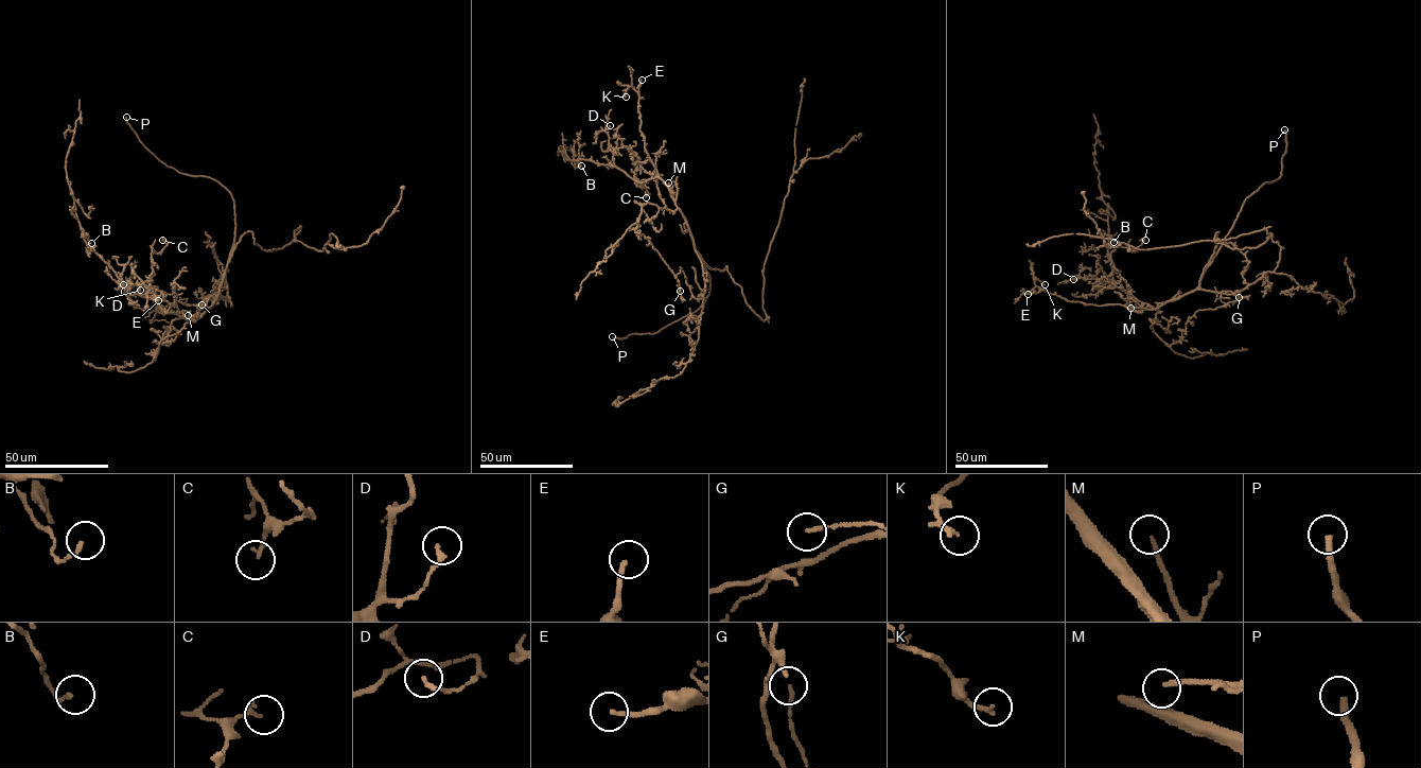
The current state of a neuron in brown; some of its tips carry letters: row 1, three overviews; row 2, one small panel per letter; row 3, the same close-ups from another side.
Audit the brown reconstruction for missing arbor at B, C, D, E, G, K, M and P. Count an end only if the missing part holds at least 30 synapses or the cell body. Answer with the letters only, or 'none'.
E, P

